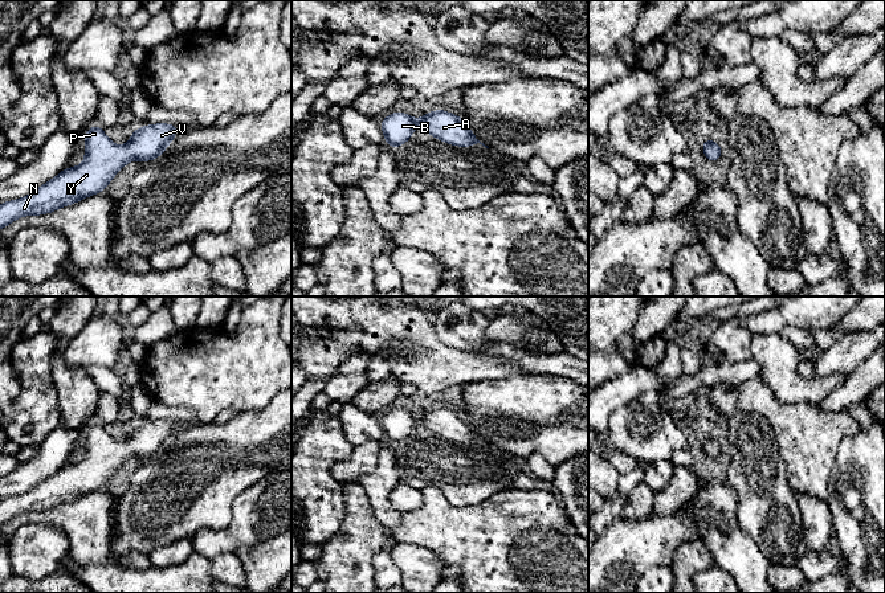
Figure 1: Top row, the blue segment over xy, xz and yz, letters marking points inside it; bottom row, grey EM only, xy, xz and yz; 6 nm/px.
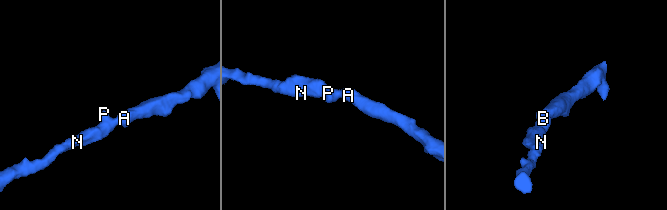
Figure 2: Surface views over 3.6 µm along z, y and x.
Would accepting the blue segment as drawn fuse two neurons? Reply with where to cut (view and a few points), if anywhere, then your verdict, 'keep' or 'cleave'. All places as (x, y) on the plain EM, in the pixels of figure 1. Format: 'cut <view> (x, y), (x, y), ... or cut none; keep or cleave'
cut none; keep

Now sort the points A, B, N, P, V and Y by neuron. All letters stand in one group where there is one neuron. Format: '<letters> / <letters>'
A B N P V Y

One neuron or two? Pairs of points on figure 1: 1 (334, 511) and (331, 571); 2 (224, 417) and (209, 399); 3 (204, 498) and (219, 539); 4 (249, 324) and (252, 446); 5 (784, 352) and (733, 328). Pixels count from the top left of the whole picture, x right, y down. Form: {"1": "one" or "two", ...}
{"1": "two", "2": "two", "3": "two", "4": "two", "5": "two"}

